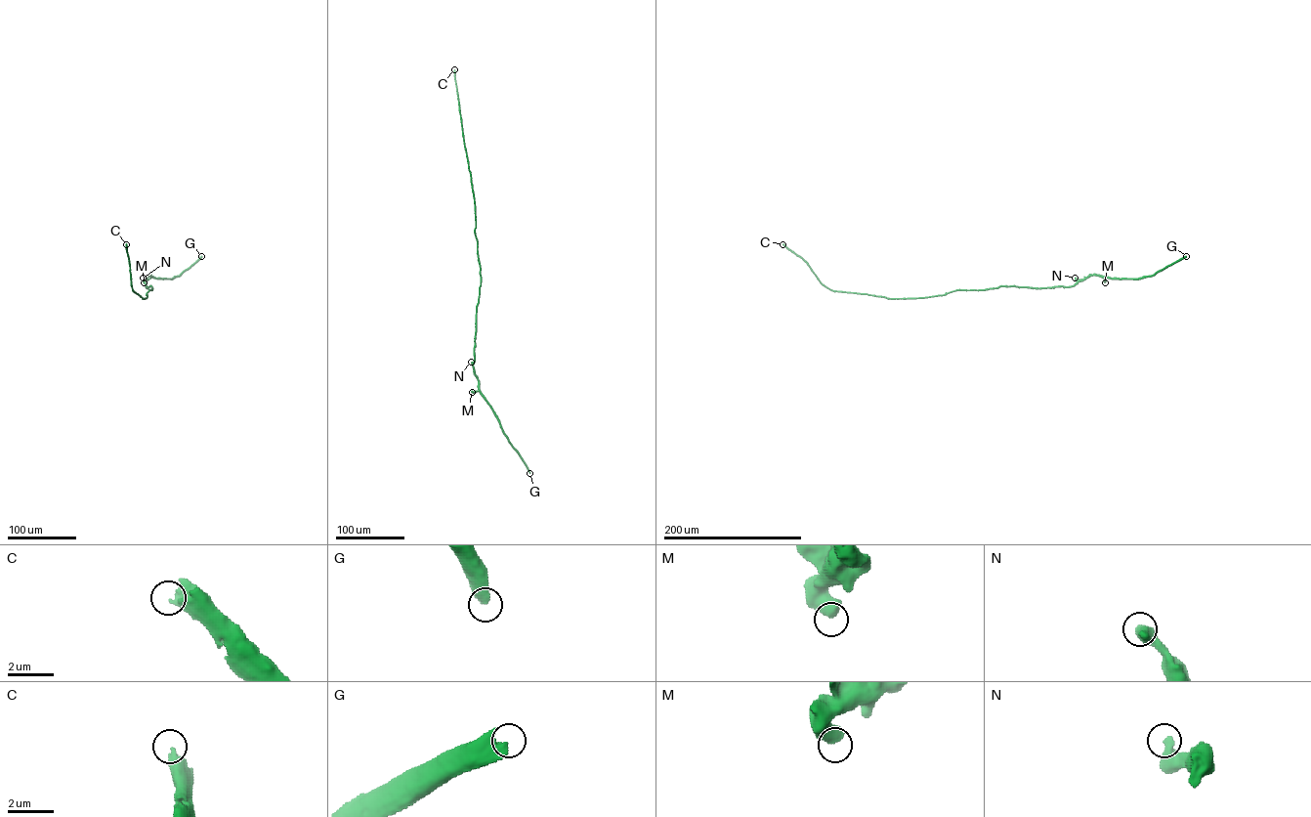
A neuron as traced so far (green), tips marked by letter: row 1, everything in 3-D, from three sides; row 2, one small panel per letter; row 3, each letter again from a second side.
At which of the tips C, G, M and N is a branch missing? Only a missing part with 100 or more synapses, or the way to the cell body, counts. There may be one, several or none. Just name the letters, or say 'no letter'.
C

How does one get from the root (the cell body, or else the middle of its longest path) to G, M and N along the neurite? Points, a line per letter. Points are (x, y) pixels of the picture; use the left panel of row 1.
G: (151, 289), (146, 286), (145, 281), (149, 275), (173, 279), (201, 256)
M: (151, 289), (146, 286), (145, 281), (150, 275), (144, 282)
N: (151, 289), (146, 286), (143, 278)

